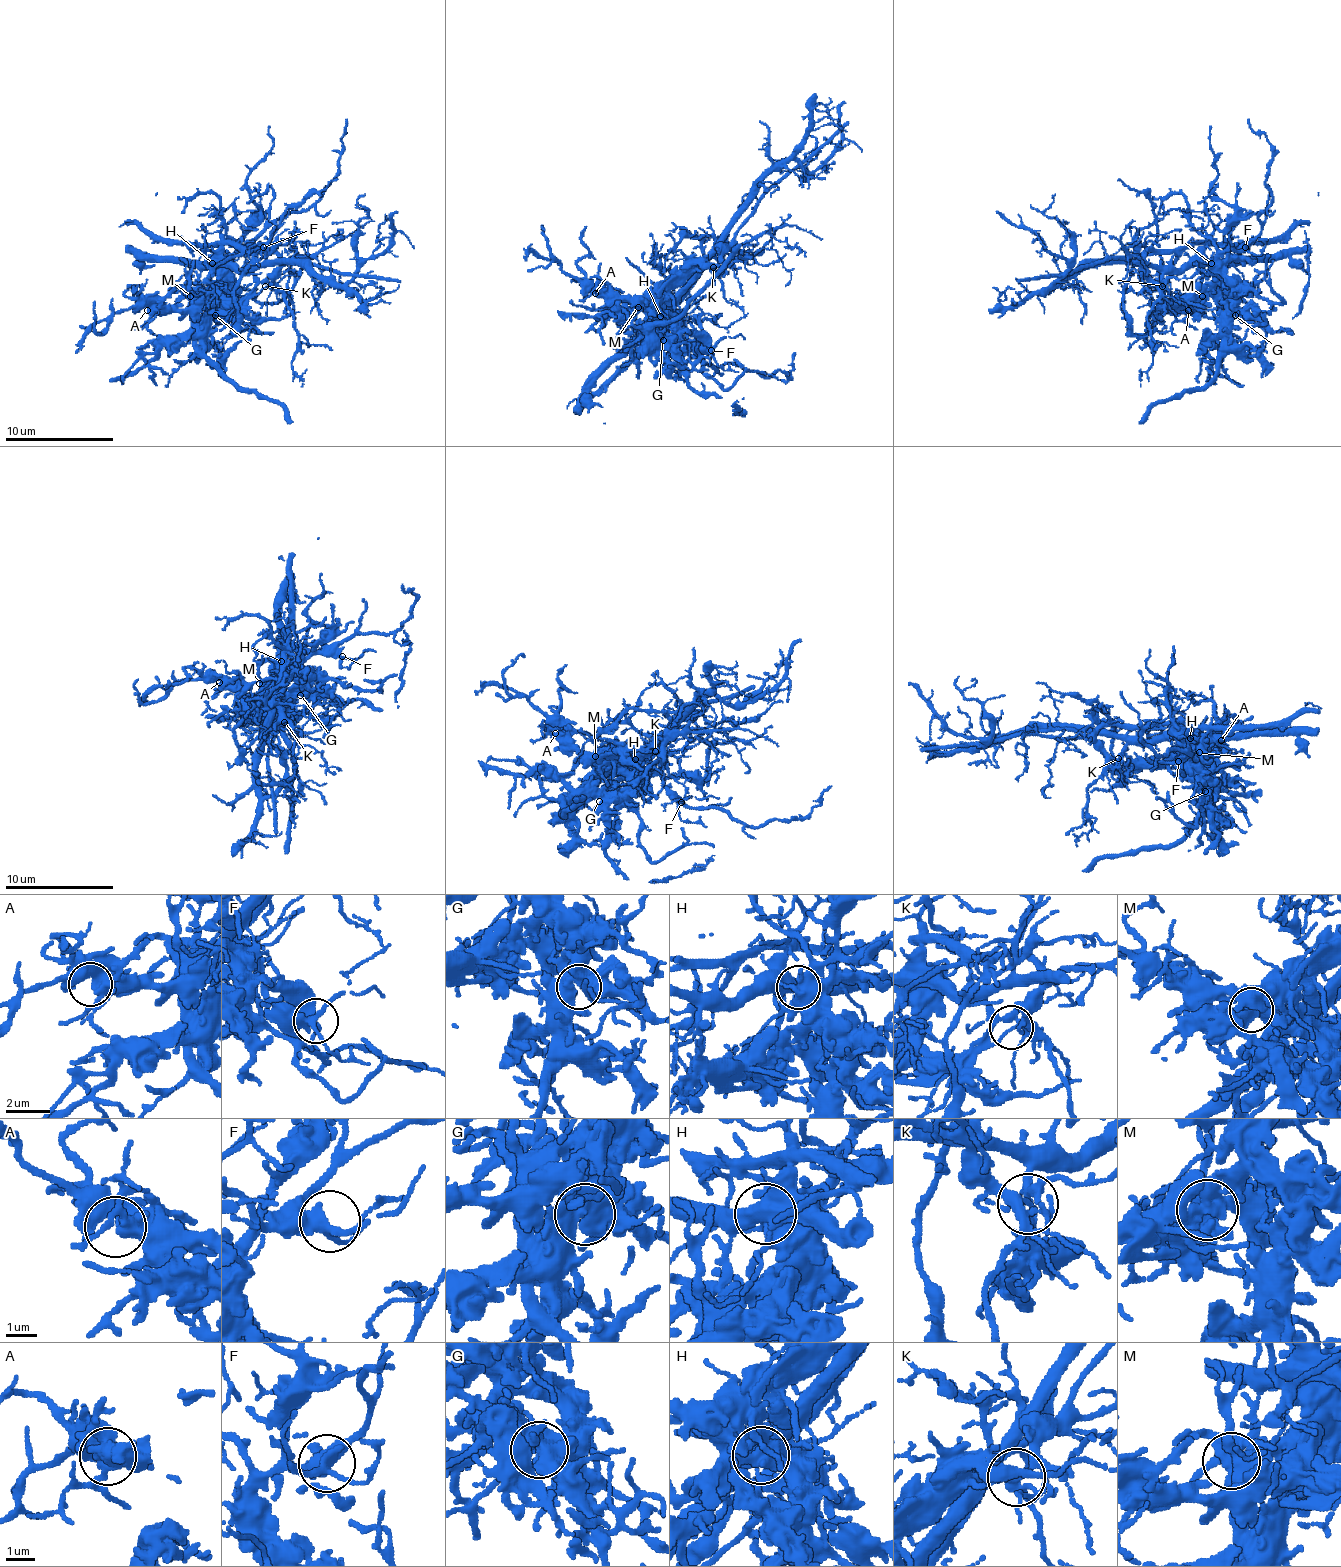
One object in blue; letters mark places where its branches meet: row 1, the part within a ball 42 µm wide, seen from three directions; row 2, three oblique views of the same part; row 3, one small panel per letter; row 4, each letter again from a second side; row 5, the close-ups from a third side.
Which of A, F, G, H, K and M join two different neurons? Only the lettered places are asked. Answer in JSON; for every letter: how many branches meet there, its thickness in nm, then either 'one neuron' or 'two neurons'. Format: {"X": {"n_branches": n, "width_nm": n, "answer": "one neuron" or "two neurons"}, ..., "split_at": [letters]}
{"A": {"n_branches": 2, "width_nm": 500, "answer": "one neuron"}, "F": {"n_branches": 3, "width_nm": 280, "answer": "one neuron"}, "G": {"n_branches": 2, "width_nm": 700, "answer": "one neuron"}, "H": {"n_branches": 3, "width_nm": 550, "answer": "two neurons"}, "K": {"n_branches": 3, "width_nm": 120, "answer": "two neurons"}, "M": {"n_branches": 2, "width_nm": 500, "answer": "one neuron"}, "split_at": ["H", "K"]}

